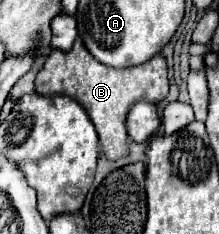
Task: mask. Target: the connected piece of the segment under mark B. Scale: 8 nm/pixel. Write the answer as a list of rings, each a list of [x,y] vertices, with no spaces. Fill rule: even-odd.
[[[76,38],[70,52],[52,50],[46,58],[42,70],[36,76],[36,92],[42,96],[66,94],[84,106],[92,124],[96,126],[102,150],[108,160],[118,160],[128,154],[128,134],[126,134],[126,112],[132,100],[160,102],[168,96],[168,68],[162,54],[156,54],[152,60],[138,64],[136,68],[108,68],[100,64]]]

